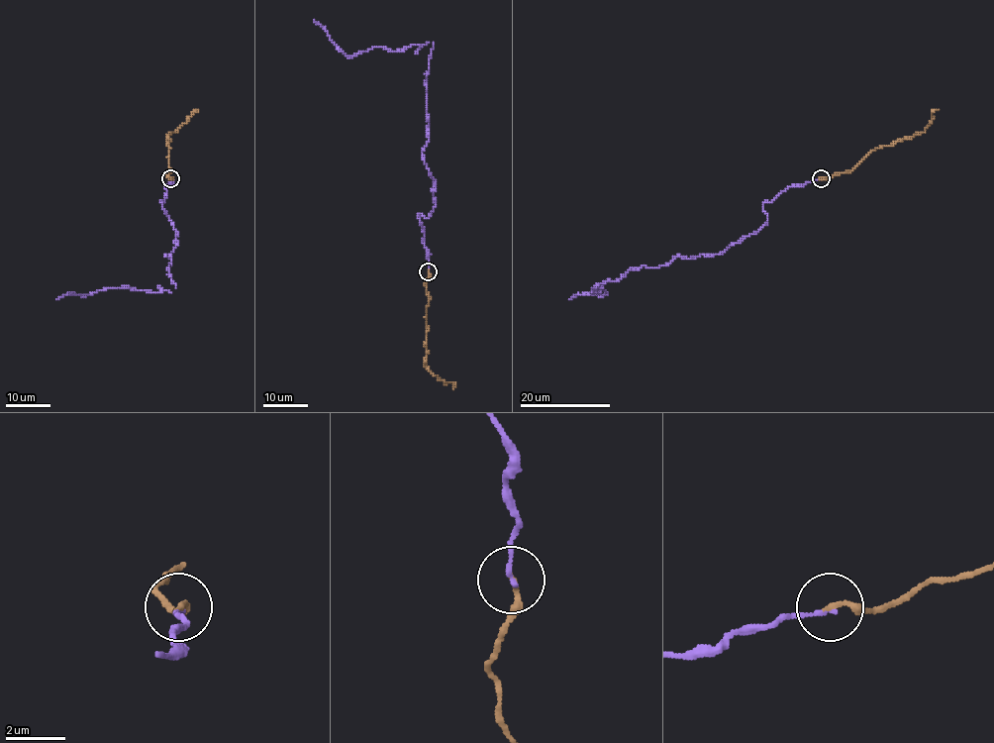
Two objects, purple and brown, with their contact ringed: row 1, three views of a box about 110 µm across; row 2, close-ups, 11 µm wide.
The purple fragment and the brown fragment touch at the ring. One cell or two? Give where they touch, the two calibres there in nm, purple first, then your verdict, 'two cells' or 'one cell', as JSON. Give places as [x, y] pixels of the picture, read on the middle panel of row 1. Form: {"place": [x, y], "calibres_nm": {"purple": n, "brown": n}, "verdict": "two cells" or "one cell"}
{"place": [428, 271], "calibres_nm": {"purple": 140, "brown": 190}, "verdict": "one cell"}

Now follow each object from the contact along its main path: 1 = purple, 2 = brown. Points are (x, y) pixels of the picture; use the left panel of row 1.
1: (170, 179), (161, 207), (177, 232), (164, 255), (175, 287), (126, 286), (55, 299)
2: (170, 177), (167, 136), (196, 110)

